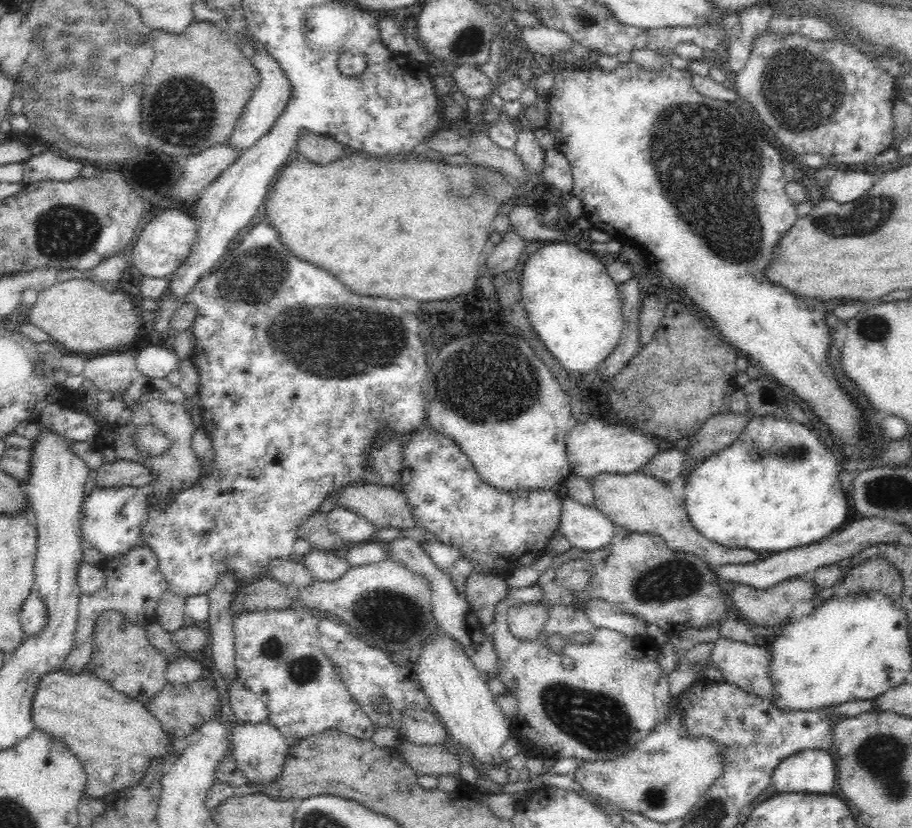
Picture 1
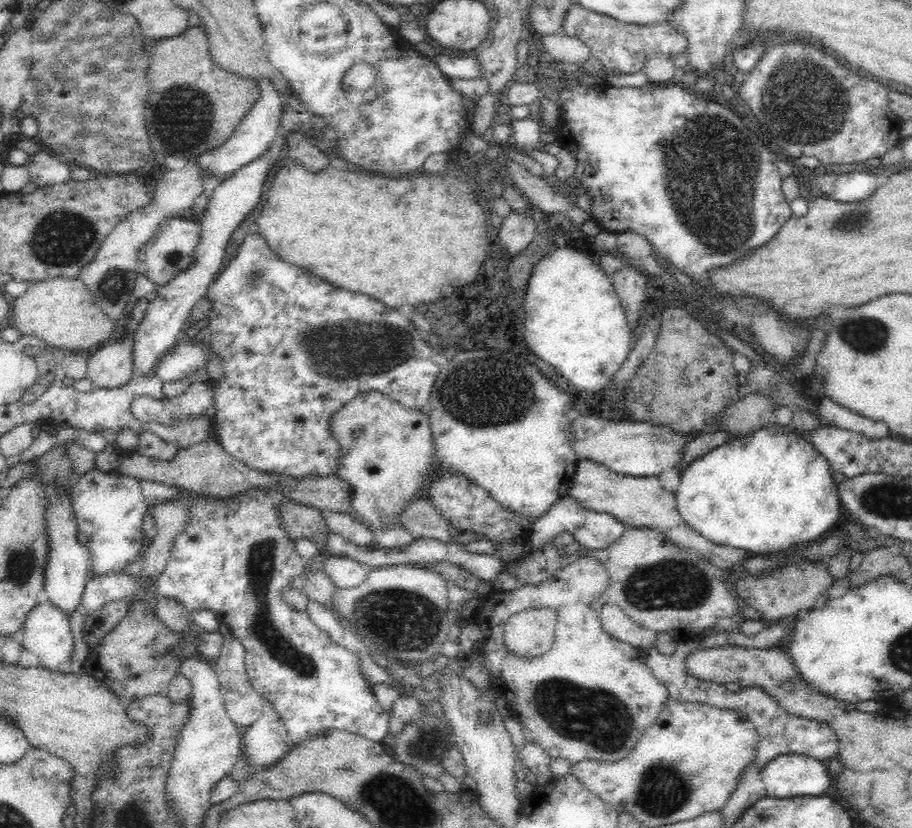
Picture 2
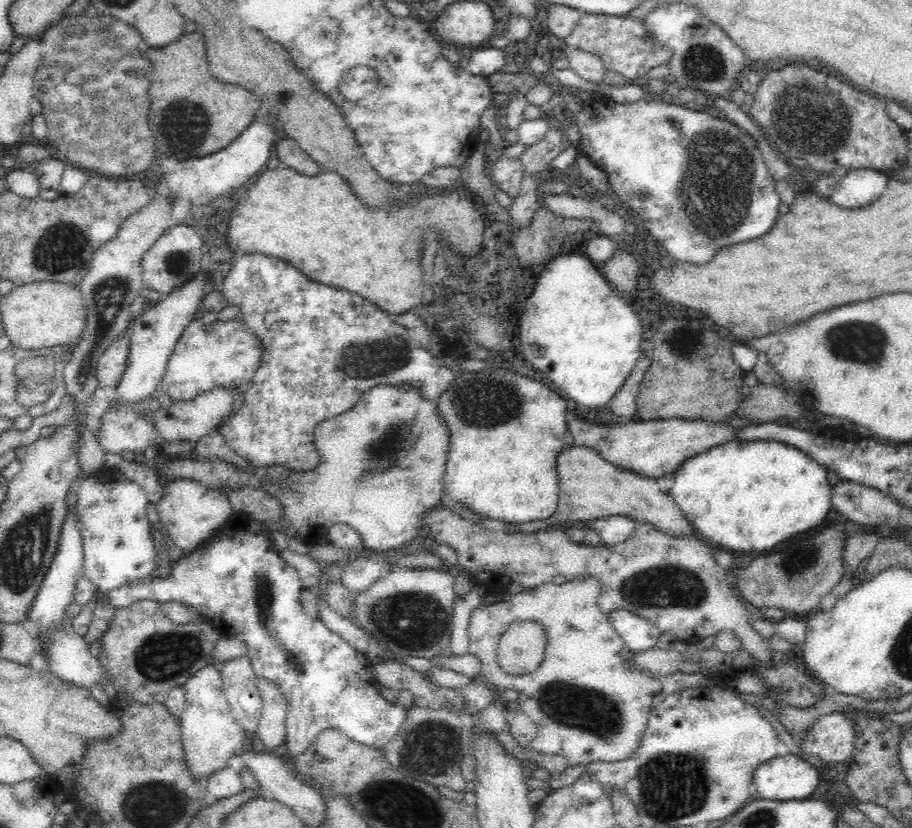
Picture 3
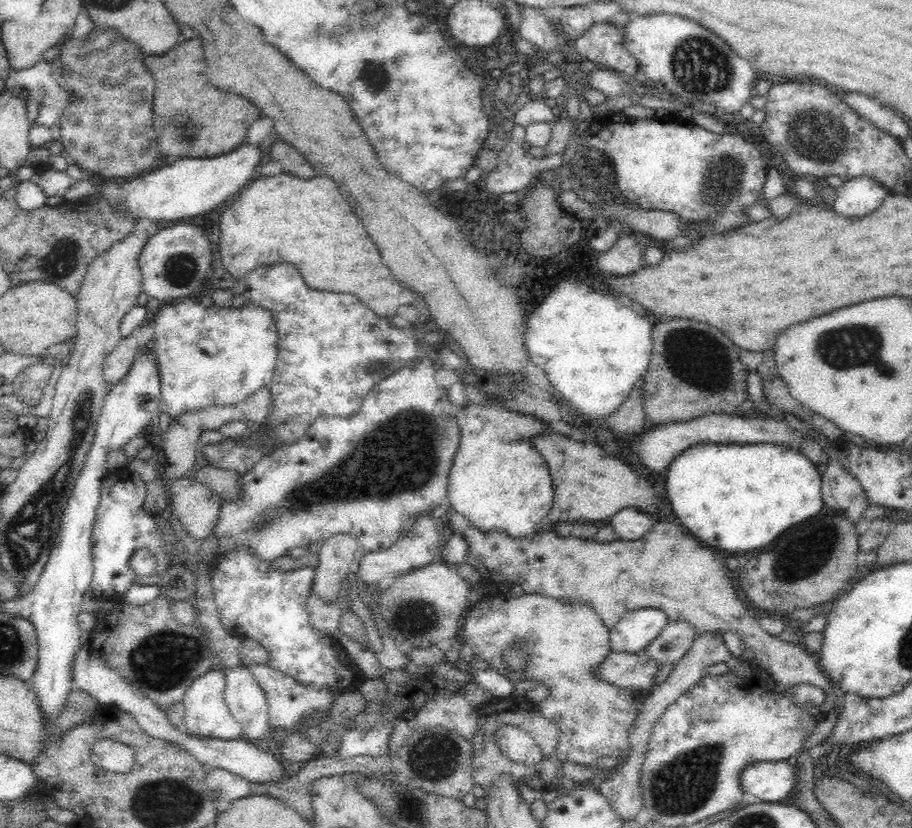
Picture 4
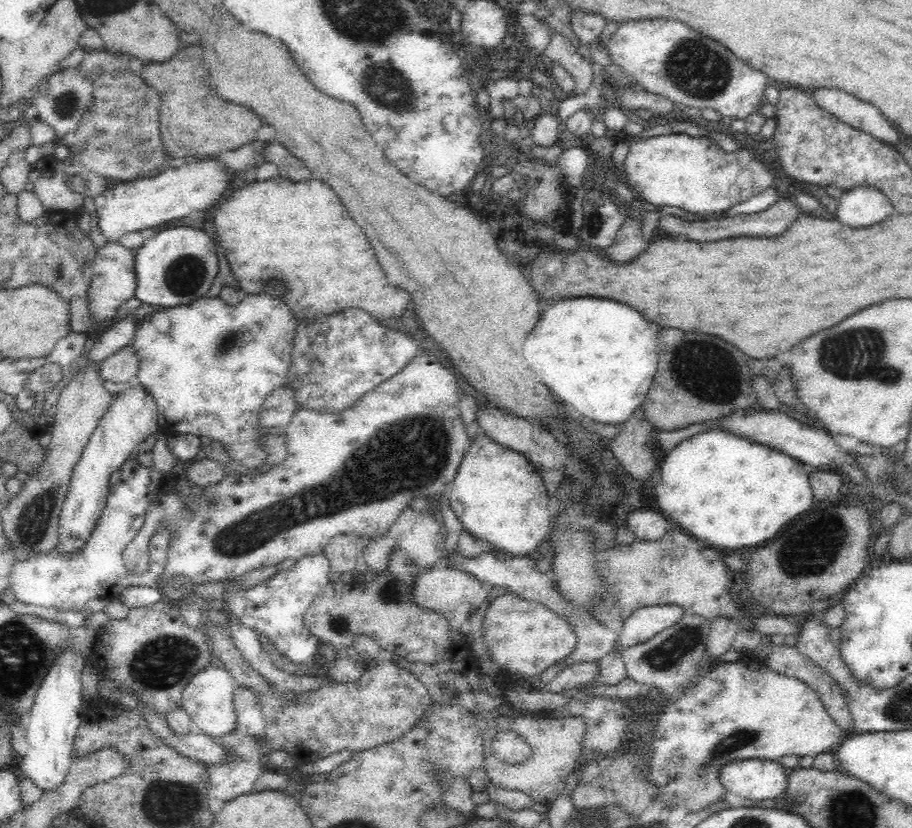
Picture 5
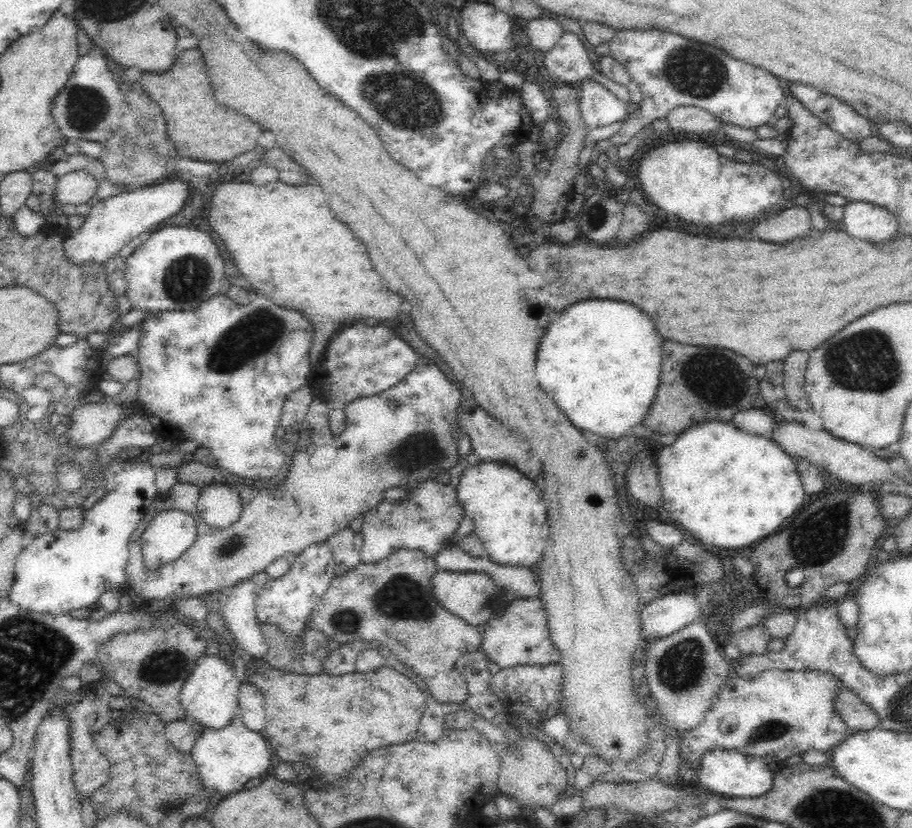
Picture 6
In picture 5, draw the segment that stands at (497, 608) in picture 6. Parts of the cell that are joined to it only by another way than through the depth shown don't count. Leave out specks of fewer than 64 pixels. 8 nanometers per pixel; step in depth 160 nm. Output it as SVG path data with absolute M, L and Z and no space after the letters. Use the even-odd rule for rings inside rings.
M439 564L421 570L414 583L413 601L418 607L442 613L454 630L465 629L470 617L488 600L490 587L474 576L448 566Z

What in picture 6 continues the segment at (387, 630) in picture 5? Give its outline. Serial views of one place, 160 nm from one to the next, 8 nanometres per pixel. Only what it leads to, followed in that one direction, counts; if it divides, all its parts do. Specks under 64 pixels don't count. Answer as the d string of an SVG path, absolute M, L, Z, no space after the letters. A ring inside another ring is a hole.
M398 549L377 563L361 562L356 568L332 578L326 592L318 599L308 623L340 643L378 642L391 650L400 662L425 680L431 699L442 704L464 705L468 696L468 687L464 675L455 667L456 660L466 652L480 650L482 634L476 626L455 616L436 600L432 582L438 570L433 557L418 549Z

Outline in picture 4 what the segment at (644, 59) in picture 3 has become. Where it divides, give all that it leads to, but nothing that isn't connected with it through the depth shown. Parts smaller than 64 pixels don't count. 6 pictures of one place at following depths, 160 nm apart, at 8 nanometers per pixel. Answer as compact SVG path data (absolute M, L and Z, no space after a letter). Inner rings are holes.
M597 22L574 39L573 48L588 60L613 68L615 72L630 77L638 70L636 59L622 47L622 30L605 22Z

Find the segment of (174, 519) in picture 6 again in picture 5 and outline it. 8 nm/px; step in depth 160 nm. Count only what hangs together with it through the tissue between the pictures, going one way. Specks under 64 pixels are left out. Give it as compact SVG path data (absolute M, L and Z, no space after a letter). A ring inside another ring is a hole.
M133 457L121 468L120 482L109 489L106 506L102 511L92 534L88 536L82 550L65 554L57 548L50 552L36 552L26 560L17 559L10 570L9 589L14 593L15 602L34 604L58 611L85 612L86 602L91 598L115 600L128 587L157 586L160 574L164 572L168 560L169 544L173 541L173 532L167 524L158 526L158 530L148 540L148 568L140 574L134 574L126 568L123 550L126 544L136 536L144 524L145 514L156 500L161 486L152 481L152 467L141 466Z

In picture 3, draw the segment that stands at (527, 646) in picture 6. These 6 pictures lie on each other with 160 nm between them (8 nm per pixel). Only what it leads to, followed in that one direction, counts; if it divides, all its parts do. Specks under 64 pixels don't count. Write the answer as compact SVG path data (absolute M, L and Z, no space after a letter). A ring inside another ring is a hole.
M594 577L546 583L513 596L502 594L502 598L486 598L468 620L469 653L480 659L479 674L485 678L484 682L517 690L519 699L512 705L522 709L537 726L536 738L530 741L529 747L540 754L565 756L572 767L630 758L641 744L651 713L650 704L654 696L663 691L660 678L626 667L626 658L633 652L612 628L608 616L600 611L596 603L598 594L598 579ZM514 621L536 621L542 624L546 635L542 662L534 672L526 675L509 675L497 663L498 641Z

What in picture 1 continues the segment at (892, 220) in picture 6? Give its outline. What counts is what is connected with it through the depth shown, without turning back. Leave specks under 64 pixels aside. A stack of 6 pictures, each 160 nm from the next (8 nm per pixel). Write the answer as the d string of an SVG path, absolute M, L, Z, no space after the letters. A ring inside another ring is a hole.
M838 170L832 177L829 185L825 188L824 194L836 202L846 203L856 200L858 196L866 194L874 183L877 176L872 172L854 172L854 170Z

